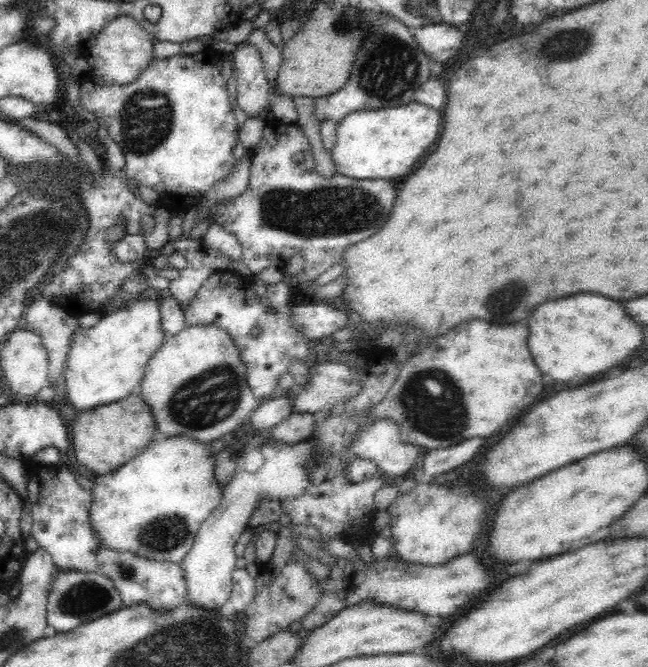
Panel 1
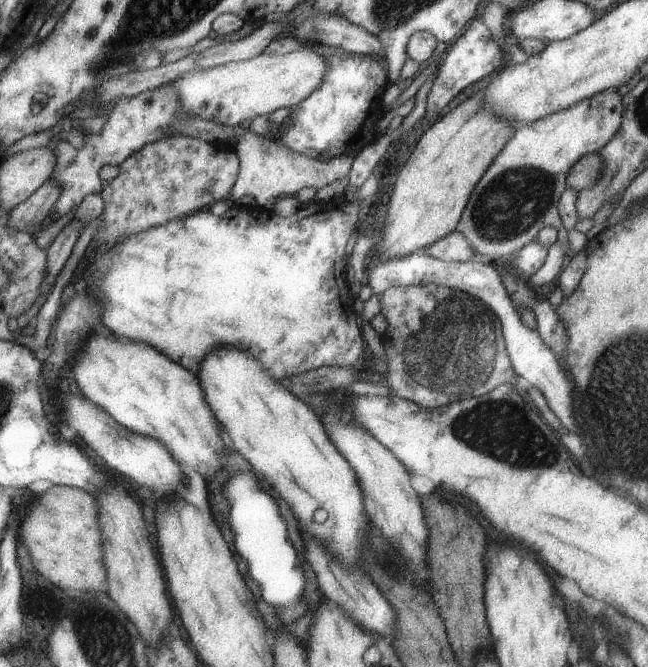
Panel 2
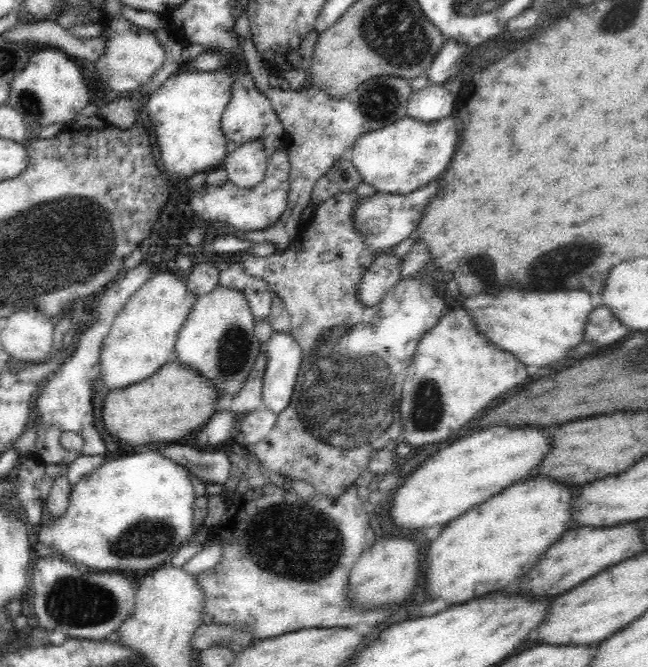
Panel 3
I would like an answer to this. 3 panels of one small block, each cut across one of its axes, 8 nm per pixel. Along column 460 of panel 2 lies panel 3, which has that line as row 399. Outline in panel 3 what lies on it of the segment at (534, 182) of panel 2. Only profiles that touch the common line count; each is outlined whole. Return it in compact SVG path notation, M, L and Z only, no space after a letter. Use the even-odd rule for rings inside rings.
M216 287L196 299L186 322L178 330L174 360L208 379L208 383L217 391L217 402L223 409L231 408L231 402L242 390L241 386L260 352L254 328L256 324L244 292L234 287Z

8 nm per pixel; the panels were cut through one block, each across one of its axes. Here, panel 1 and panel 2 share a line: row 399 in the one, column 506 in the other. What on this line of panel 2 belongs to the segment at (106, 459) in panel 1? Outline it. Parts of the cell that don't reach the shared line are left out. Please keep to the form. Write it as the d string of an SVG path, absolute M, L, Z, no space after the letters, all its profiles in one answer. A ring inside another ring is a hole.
M482 92L467 98L421 134L413 152L397 172L381 239L371 258L389 261L425 249L456 231L475 184L514 134L515 125L499 121L482 104Z

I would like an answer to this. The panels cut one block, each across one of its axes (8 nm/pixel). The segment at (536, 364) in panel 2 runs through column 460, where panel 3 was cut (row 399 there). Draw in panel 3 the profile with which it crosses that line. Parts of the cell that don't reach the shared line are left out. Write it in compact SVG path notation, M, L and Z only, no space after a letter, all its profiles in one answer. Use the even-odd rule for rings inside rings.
M275 331L261 351L266 353L266 370L263 380L262 407L280 414L292 400L297 383L303 350L292 334Z

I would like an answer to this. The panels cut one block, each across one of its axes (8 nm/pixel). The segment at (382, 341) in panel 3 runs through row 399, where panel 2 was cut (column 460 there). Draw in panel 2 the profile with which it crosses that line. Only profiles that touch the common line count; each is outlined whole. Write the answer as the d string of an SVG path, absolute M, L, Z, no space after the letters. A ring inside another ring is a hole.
M407 286L407 287L390 287L388 290L379 293L379 305L381 306L380 314L385 318L387 322L387 329L384 334L379 335L379 339L383 349L385 351L385 366L387 370L385 373L378 374L379 382L387 383L389 390L393 396L414 402L423 409L435 409L447 404L463 401L472 397L479 397L483 394L489 393L491 390L497 389L497 386L502 386L508 383L513 385L518 378L511 367L509 358L505 353L504 339L502 336L502 327L499 320L495 317L495 314L479 300L472 298L466 293L460 292L443 286Z

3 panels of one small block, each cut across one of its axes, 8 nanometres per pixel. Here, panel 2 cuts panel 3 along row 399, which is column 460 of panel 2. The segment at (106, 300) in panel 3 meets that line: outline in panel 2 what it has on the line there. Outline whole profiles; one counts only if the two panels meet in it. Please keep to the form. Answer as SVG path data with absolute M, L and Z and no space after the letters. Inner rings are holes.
M478 15L467 24L466 29L455 40L454 44L449 44L449 51L440 61L437 76L435 76L433 86L427 94L425 108L427 110L441 110L467 86L497 70L501 60L503 60L503 54L501 54L499 46L492 40L487 26L483 24Z

